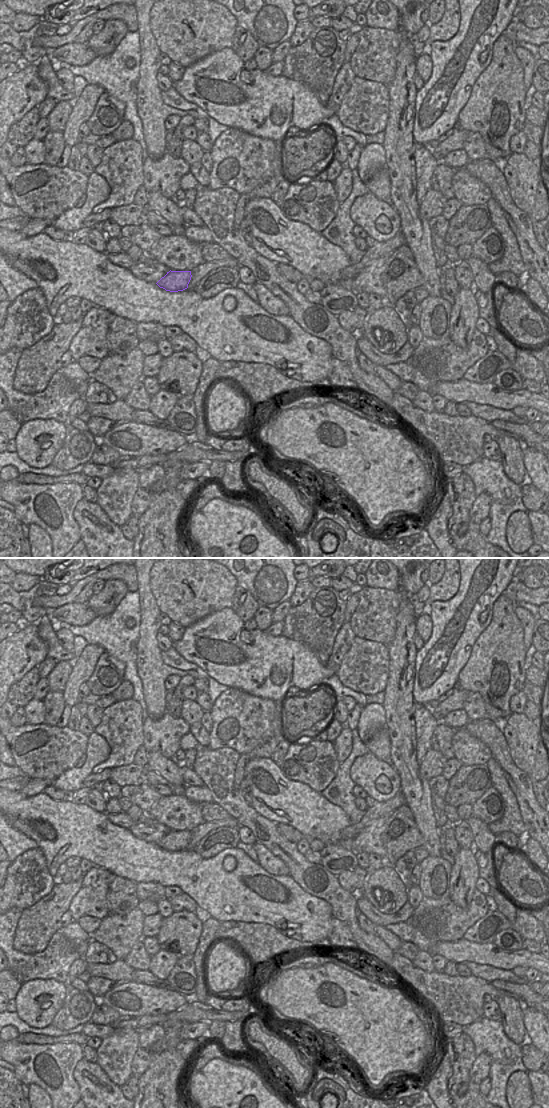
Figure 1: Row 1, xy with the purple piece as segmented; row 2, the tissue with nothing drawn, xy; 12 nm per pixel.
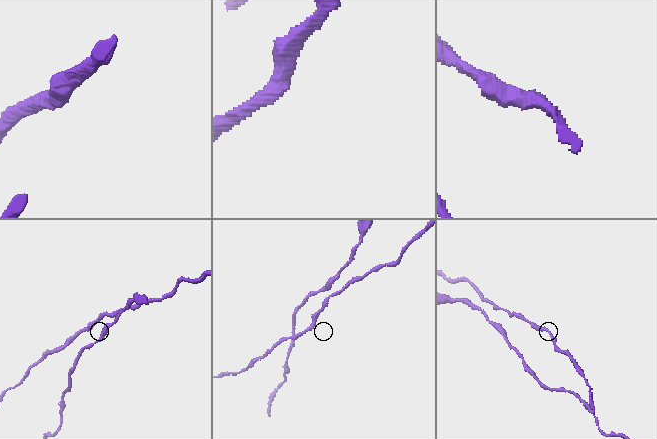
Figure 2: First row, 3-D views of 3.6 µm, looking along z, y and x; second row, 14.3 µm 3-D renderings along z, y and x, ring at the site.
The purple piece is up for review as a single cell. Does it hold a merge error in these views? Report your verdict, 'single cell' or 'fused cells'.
fused cells

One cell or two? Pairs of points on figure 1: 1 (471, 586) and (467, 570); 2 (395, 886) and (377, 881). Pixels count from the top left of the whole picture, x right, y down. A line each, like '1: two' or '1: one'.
1: one
2: one

